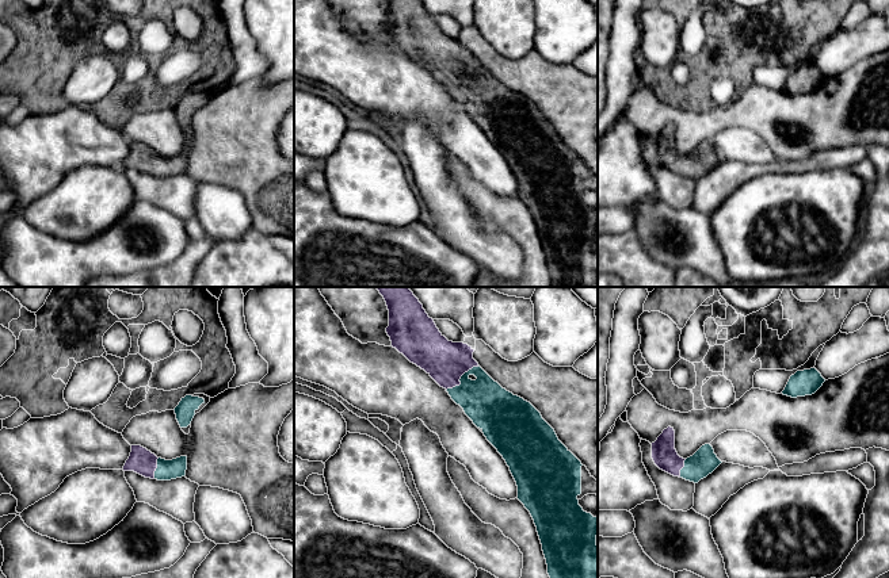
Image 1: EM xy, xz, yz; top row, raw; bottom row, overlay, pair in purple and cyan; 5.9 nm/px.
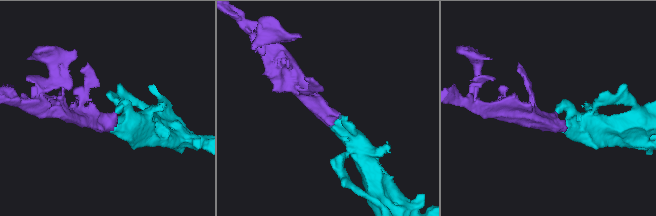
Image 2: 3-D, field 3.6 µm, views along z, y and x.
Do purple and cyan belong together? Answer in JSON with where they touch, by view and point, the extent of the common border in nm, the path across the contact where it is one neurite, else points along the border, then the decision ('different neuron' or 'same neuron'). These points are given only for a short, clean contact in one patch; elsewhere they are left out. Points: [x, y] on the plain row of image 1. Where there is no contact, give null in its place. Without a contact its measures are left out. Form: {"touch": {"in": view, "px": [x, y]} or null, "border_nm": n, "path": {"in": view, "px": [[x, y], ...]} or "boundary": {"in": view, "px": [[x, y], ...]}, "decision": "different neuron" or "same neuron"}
{"touch": {"in": "xz", "px": [460, 75]}, "border_nm": 240, "decision": "same neuron"}

